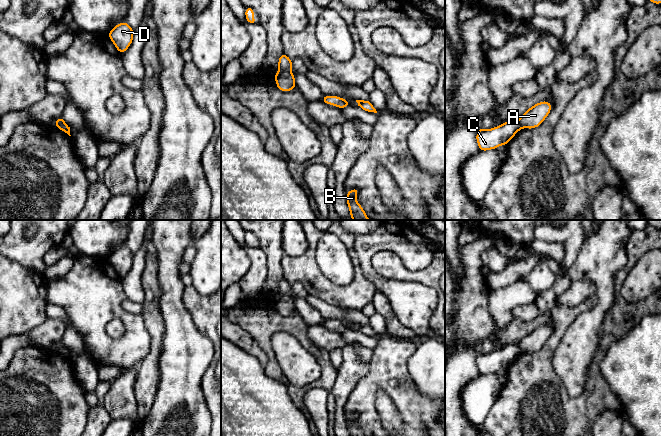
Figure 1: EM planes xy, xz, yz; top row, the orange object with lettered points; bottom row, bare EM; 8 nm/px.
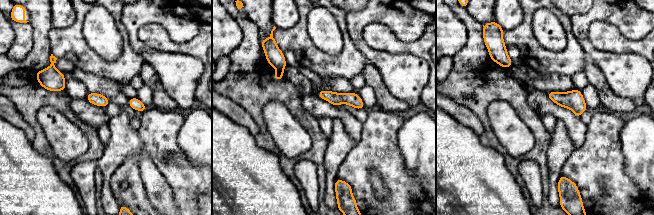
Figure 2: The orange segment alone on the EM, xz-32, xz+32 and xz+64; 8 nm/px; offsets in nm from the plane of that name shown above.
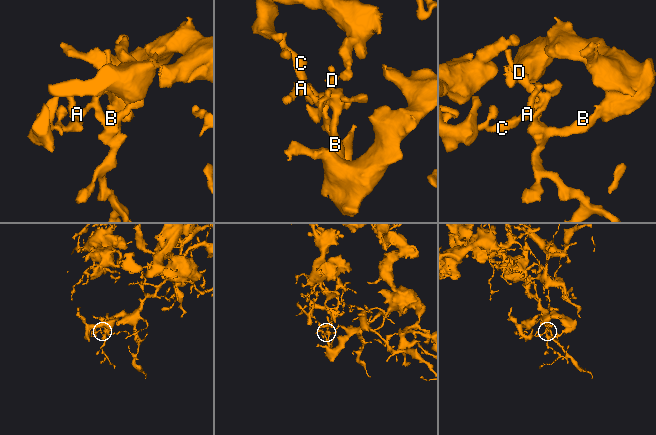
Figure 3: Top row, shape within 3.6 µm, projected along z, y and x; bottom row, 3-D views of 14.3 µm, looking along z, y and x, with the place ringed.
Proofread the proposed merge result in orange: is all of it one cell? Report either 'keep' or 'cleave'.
cleave

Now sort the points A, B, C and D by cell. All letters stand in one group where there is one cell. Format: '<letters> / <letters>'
A B D / C

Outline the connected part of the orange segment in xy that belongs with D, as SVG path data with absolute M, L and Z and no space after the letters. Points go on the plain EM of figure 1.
M121 246L107 258L119 277L123 278L133 265L134 253L127 246Z

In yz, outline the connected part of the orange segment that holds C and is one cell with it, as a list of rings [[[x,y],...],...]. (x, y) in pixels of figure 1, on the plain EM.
[[[515,344],[506,345],[500,350],[489,354],[479,352],[476,358],[478,372],[481,375],[487,375],[506,369],[520,353],[519,345]]]

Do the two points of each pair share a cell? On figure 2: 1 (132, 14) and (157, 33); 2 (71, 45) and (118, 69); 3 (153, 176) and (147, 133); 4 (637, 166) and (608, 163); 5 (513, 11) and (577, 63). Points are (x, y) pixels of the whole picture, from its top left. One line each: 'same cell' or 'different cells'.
1: different cells
2: same cell
3: different cells
4: different cells
5: different cells

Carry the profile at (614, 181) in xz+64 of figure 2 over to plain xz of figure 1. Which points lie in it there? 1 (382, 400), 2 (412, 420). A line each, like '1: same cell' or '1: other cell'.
1: other cell
2: same cell

